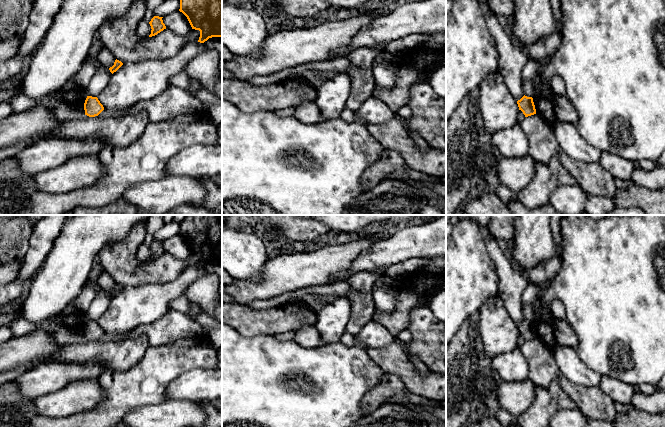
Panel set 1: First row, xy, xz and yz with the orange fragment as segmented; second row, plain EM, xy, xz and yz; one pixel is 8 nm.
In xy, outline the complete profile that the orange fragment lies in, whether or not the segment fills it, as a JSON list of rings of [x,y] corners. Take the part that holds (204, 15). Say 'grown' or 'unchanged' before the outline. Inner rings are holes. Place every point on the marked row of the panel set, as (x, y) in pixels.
unchanged; [[[180,0],[180,12],[188,19],[192,29],[200,31],[198,42],[204,43],[209,38],[222,38],[222,0]]]

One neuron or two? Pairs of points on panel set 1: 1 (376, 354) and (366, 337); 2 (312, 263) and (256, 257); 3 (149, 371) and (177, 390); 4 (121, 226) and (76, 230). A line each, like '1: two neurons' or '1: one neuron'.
1: two neurons
2: two neurons
3: two neurons
4: one neuron

